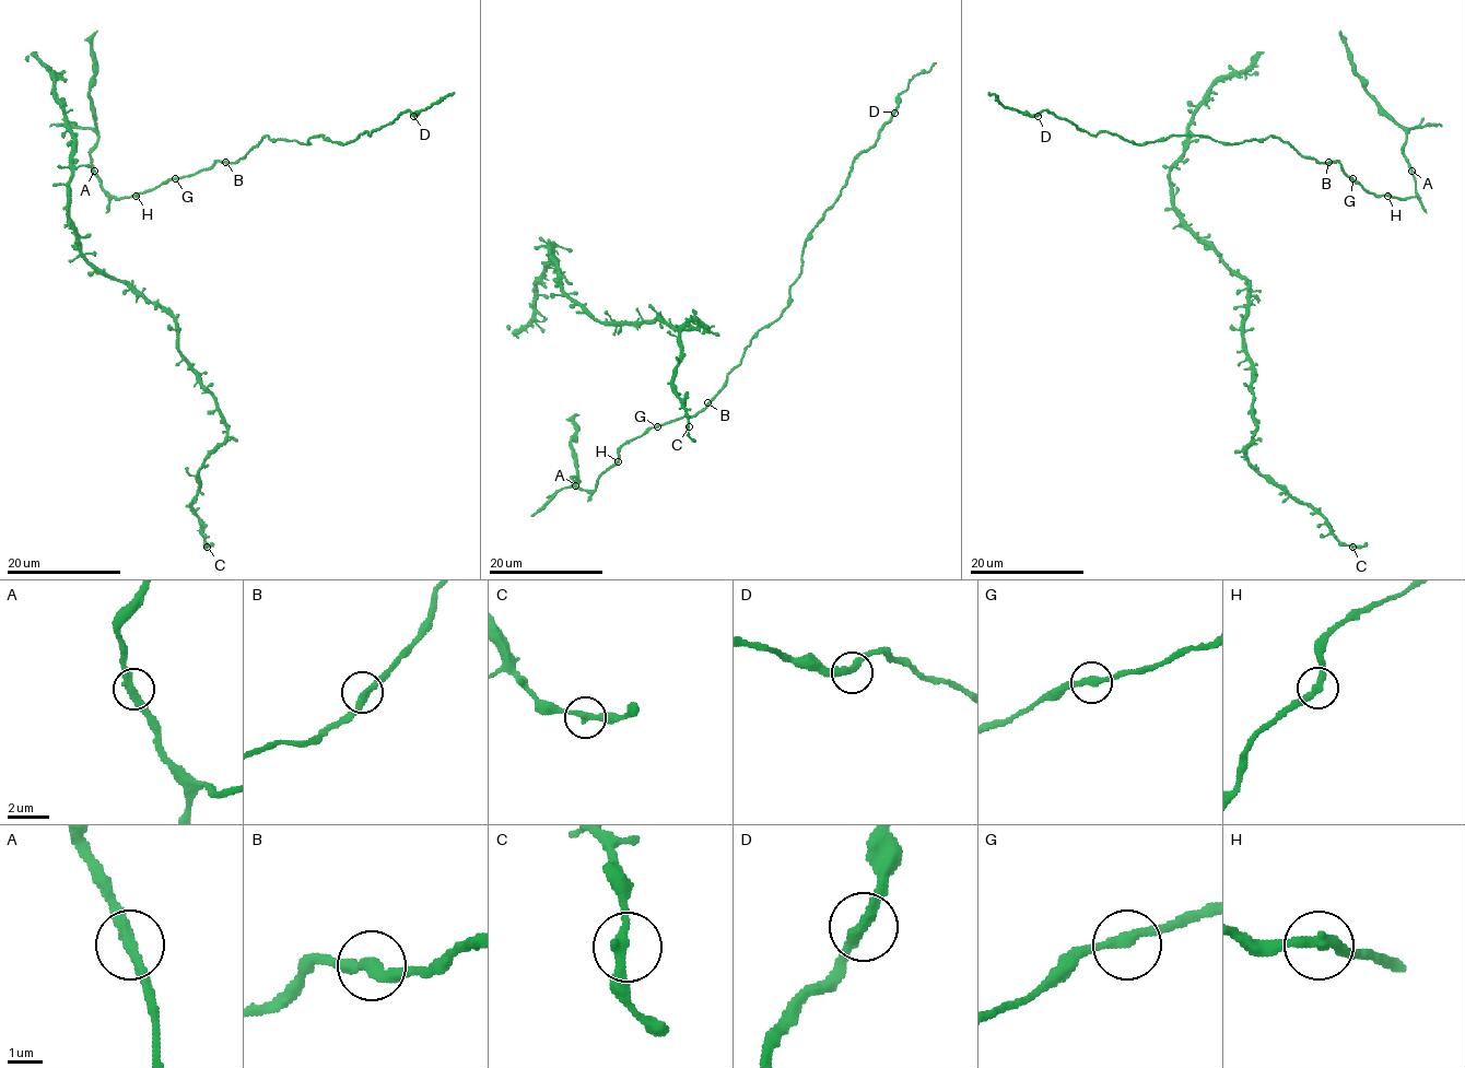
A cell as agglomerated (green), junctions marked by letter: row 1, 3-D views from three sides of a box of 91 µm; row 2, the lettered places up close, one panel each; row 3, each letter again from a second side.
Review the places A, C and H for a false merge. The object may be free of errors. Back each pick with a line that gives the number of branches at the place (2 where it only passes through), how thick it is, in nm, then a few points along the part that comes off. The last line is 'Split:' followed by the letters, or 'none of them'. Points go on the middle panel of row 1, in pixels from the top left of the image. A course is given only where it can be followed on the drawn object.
Split: none of them

